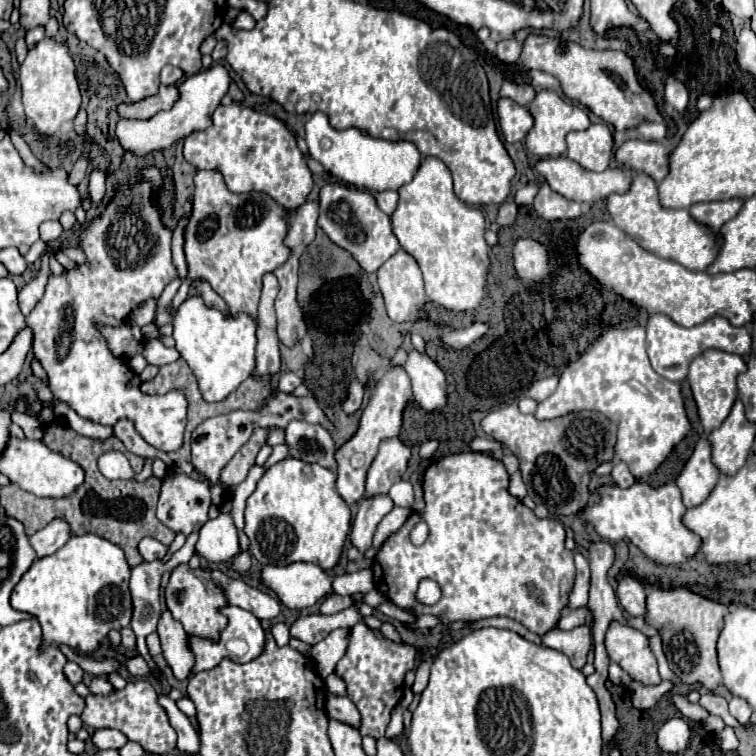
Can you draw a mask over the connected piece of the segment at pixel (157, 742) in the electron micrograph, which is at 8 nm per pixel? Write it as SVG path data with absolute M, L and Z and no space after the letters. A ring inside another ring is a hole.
M148 680L128 682L124 690L114 690L108 696L86 696L86 708L80 714L82 722L92 728L116 728L128 740L138 742L150 754L168 754L176 748L176 730L168 722L166 710L158 704L158 694Z

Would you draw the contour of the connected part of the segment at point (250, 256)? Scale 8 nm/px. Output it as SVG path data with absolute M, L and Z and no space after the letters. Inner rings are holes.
M196 170L192 216L190 216L190 222L186 226L186 236L184 236L184 254L186 254L186 264L188 264L188 276L182 282L178 294L174 296L172 308L176 310L184 302L184 298L188 296L188 290L198 280L206 280L226 300L226 304L234 316L238 312L246 312L248 316L256 318L258 298L260 298L260 290L262 290L262 276L266 272L272 272L278 266L282 266L290 254L290 250L284 246L284 236L288 230L288 224L282 214L284 214L284 210L270 196L260 194L260 192L232 194L226 188L226 182L218 170Z

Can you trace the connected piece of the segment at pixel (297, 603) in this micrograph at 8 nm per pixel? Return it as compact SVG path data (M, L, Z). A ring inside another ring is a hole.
M310 562L264 566L260 576L262 584L292 610L312 606L332 592L332 576L328 576L318 564Z

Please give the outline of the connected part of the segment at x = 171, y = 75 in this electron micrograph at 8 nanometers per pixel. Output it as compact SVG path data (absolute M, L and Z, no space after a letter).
M164 66L162 68L162 74L160 74L160 80L162 80L162 84L176 84L176 82L180 82L182 80L182 70L180 68L176 68L176 66Z

